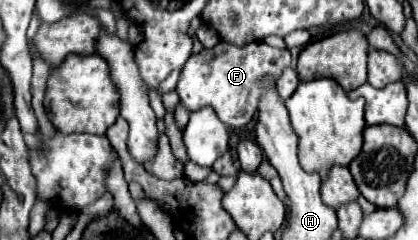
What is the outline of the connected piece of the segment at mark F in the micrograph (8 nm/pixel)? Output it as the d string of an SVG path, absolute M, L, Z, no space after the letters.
M218 42L214 48L204 48L202 52L188 58L176 90L180 94L180 102L190 112L202 106L212 106L218 118L228 128L242 128L252 120L254 112L258 110L258 98L262 94L260 78L272 76L274 80L278 80L282 70L288 66L290 52L286 48L272 48L264 42L246 44L246 48L234 48L234 44Z

